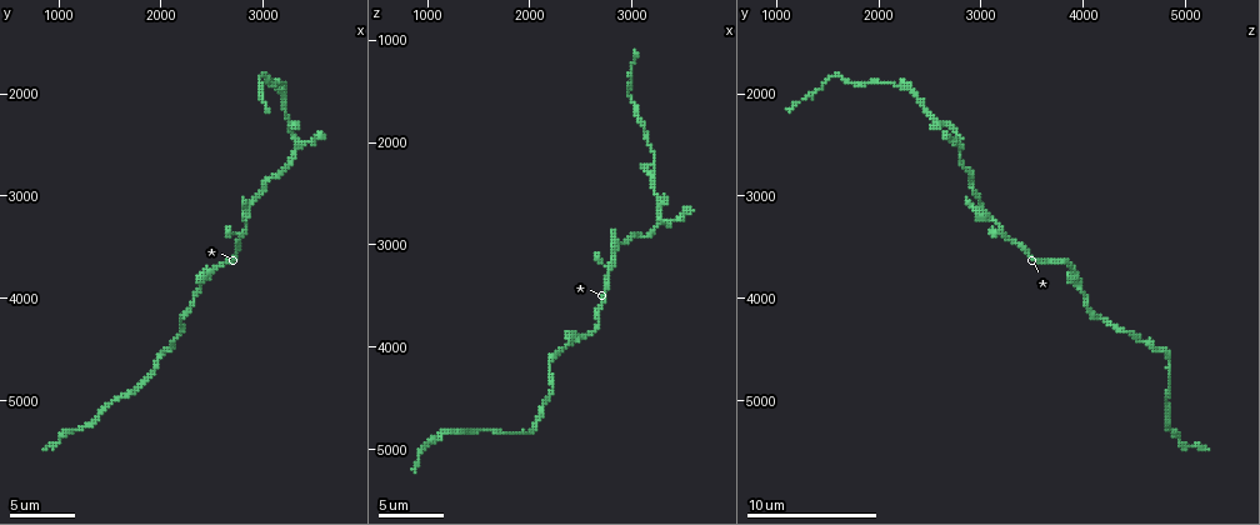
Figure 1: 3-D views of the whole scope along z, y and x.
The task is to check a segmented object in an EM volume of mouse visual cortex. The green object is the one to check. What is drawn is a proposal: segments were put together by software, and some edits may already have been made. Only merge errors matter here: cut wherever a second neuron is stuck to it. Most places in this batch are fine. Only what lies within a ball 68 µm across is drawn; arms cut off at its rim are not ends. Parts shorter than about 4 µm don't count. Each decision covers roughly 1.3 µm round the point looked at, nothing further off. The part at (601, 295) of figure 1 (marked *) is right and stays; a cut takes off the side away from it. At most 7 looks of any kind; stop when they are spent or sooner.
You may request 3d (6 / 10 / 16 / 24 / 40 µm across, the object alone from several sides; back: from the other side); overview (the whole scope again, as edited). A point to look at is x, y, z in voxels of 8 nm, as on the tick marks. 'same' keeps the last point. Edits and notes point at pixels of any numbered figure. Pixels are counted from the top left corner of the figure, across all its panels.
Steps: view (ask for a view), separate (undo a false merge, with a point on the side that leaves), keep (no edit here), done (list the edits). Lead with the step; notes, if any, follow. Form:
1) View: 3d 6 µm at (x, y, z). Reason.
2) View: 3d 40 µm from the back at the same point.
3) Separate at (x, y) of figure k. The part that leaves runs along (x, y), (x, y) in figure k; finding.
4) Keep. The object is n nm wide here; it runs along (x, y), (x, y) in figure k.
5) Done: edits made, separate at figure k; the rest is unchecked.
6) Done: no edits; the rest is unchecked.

View: 3d 16 µm at (2400, 3900, 3980). Calibre changes.

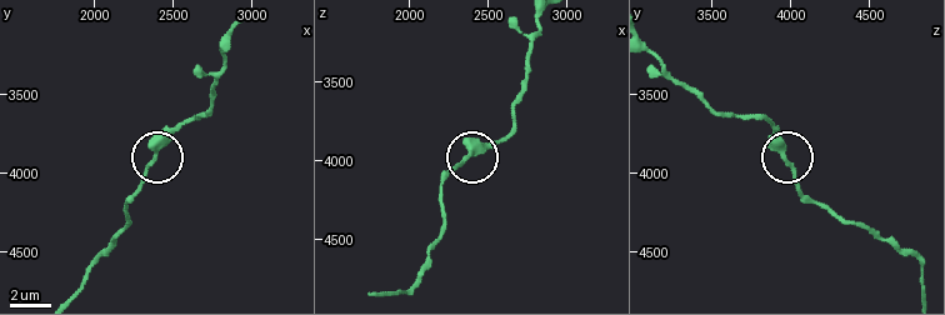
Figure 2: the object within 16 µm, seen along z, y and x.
Keep. It runs along (520, 83), (510, 131), (446, 175) in figure 2; all the same neuron.

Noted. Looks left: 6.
View: 3d 6 µm at (3340, 2460, 2780). Thick turns thin.

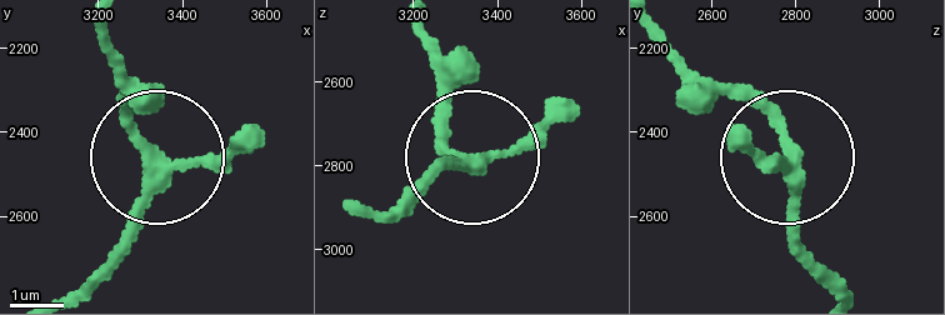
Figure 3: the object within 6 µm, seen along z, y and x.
Keep. The object is 240 nm wide here; it runs along (79, 283), (150, 175), (110, 45) in figure 3; one neuron here.

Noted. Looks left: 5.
View: 3d 10 µm at (2900, 3040, 3000). Thin arm on a thick one.

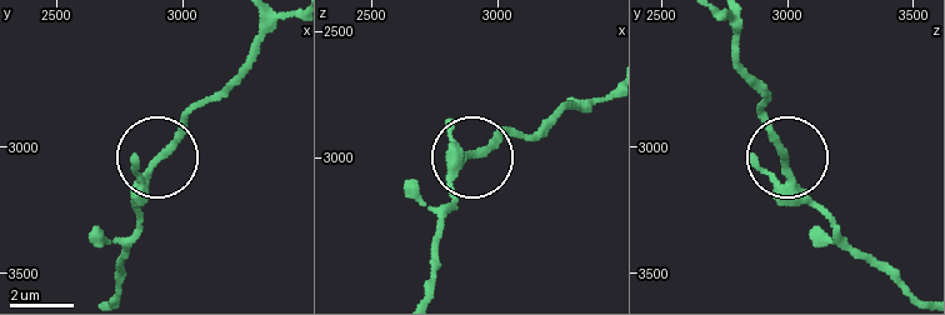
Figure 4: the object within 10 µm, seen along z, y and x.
Keep. The object is 190 nm wide here; it runs along (896, 288), (816, 208), (760, 105) in figure 4; all the same neuron.

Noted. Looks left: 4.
View: 3d 10 µm at (3240, 1940, 2200). Two arms in line, one across.

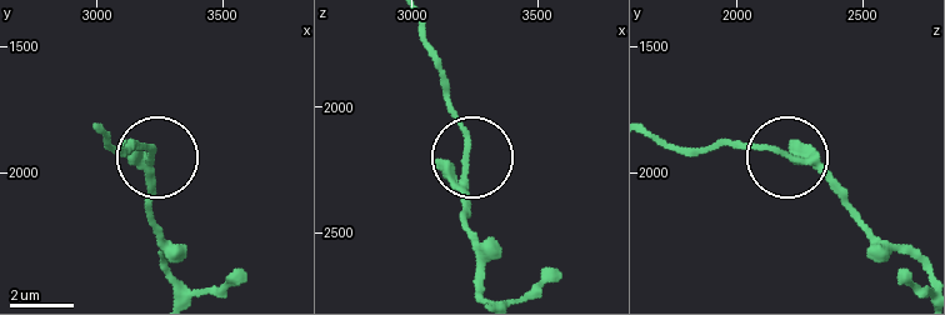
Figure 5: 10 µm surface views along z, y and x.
View: 3d 6 µm at (3220, 1940, 2220).

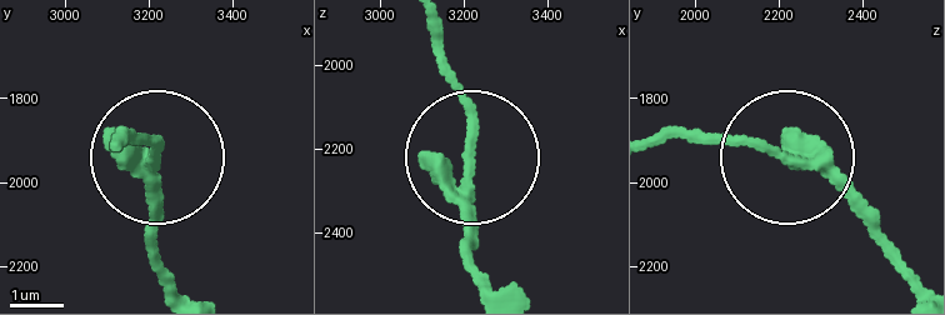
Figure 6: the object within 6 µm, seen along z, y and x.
Keep. 3 arms meet here; it runs along (165, 273), (156, 143), (129, 139) in figure 6; all the same neuron.

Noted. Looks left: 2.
Done: no edits; the rest is unchecked.

